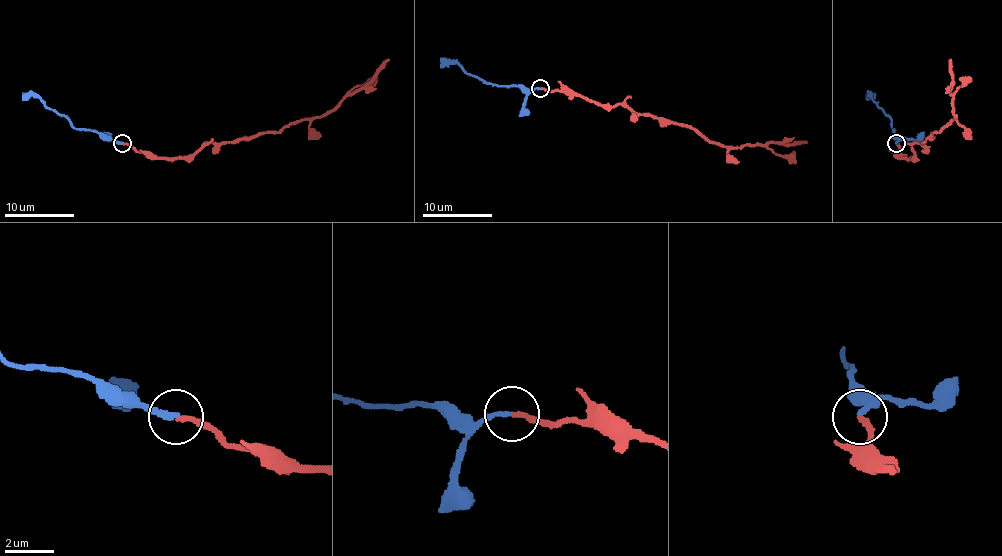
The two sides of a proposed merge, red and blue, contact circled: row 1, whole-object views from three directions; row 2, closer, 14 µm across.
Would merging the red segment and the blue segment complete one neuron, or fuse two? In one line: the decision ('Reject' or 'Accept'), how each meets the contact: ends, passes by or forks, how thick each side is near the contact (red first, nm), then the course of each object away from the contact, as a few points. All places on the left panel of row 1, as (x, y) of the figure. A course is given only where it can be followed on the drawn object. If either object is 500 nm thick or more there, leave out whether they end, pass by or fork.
Accept. At the ring red ends. At the ring blue ends. Thickness 200 nm (red) against 240 nm. Course of red: (121, 143), (158, 157), (192, 157), (206, 143), (277, 133), (292, 123), (329, 114), (361, 90), (389, 59). Course of blue: (121, 143), (104, 140), (95, 131), (78, 130), (37, 97), (28, 95), (23, 100)

